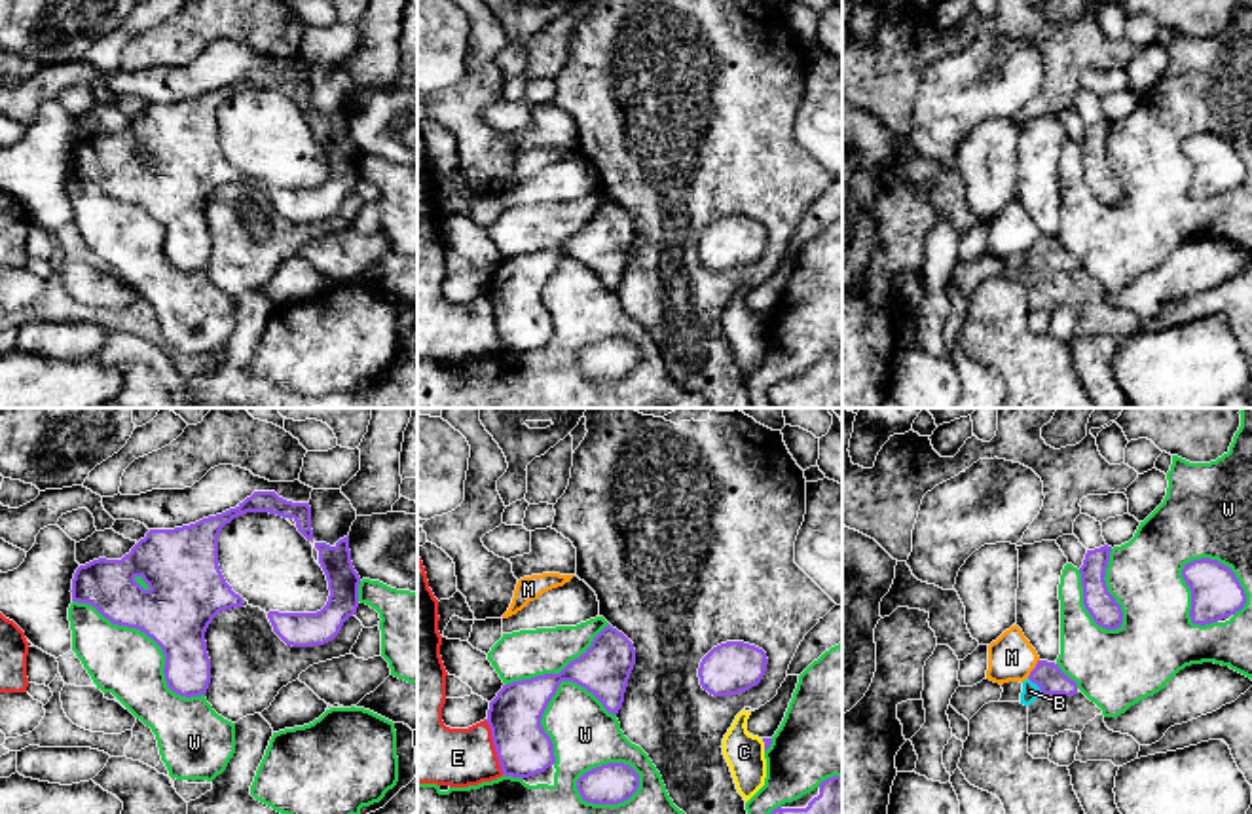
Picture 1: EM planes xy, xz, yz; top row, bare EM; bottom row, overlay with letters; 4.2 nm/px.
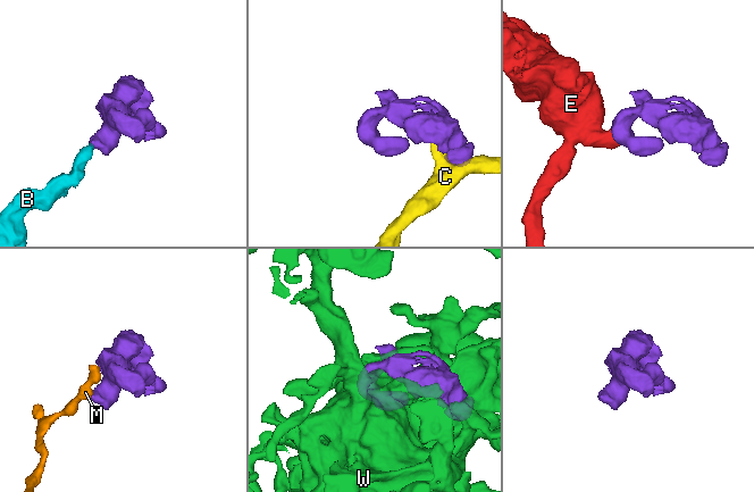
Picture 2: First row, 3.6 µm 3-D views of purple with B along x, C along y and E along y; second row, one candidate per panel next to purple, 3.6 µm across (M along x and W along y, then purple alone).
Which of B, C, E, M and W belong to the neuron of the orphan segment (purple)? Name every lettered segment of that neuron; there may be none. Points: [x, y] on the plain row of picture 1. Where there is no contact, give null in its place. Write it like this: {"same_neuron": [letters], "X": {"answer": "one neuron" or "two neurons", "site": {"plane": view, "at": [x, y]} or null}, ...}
{"same_neuron": ["B"], "B": {"answer": "one neuron", "site": {"plane": "yz", "at": [1036, 258]}}, "C": {"answer": "two neurons", "site": {"plane": "xz", "at": [765, 319]}}, "E": {"answer": "two neurons", "site": {"plane": "xz", "at": [496, 323]}}, "M": {"answer": "two neurons", "site": {"plane": "yz", "at": [1034, 243]}}, "W": {"answer": "two neurons", "site": {"plane": "yz", "at": [1222, 139]}}}

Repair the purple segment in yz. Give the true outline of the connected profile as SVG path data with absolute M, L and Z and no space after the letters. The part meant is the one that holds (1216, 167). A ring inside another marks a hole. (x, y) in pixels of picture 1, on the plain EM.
M1201 133L1184 140L1182 152L1191 165L1189 192L1193 199L1212 199L1235 190L1246 178L1244 163L1231 142Z

